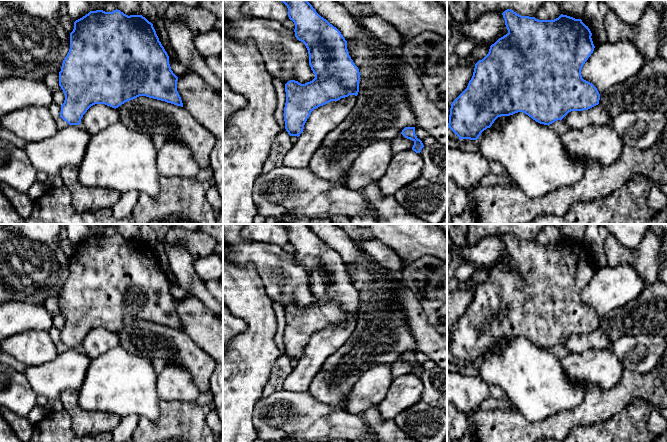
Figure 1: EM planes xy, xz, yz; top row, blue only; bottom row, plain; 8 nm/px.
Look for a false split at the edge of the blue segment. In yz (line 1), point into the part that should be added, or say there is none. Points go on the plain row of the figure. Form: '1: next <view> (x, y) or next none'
1: next none

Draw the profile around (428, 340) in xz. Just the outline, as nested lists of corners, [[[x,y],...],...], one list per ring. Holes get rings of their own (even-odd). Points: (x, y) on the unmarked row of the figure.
[[[399,287],[395,289],[394,297],[415,338],[416,351],[425,353],[436,366],[447,371],[447,338],[429,324],[419,300],[411,290]]]

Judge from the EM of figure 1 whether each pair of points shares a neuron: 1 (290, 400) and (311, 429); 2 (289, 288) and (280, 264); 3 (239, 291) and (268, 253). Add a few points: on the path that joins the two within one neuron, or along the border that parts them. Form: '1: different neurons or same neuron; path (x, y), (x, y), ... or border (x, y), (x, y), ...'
1: same neuron; path (292, 407), (306, 422)
2: same neuron; path (287, 282), (281, 275), (280, 270)
3: different neurons; border (233, 263), (252, 264), (261, 279), (265, 291)

